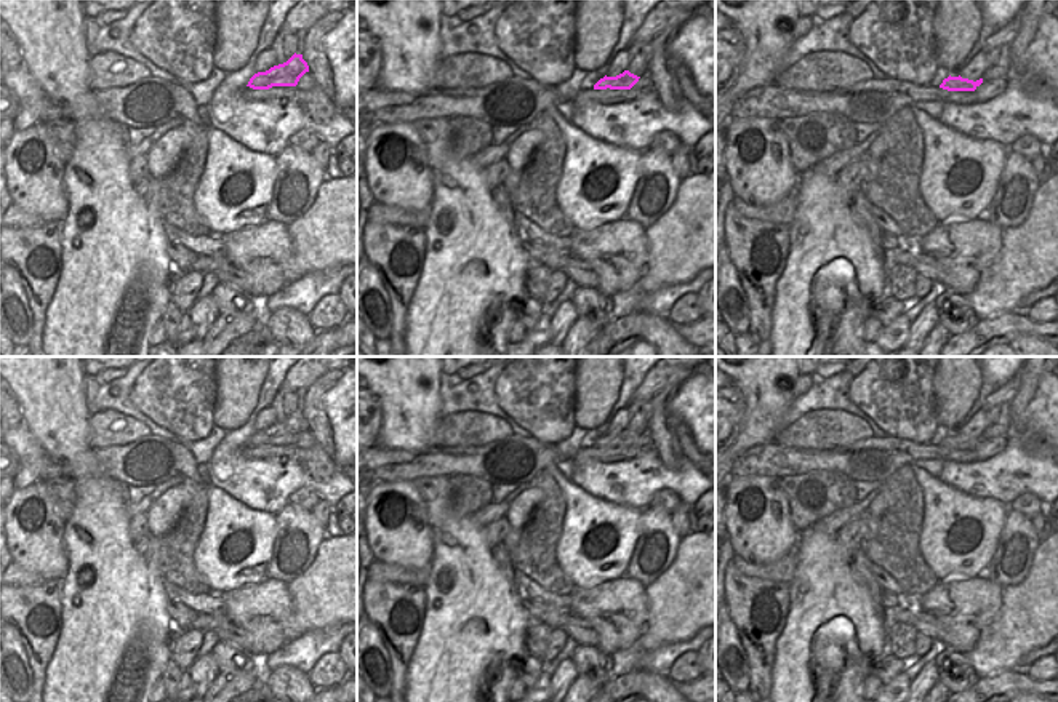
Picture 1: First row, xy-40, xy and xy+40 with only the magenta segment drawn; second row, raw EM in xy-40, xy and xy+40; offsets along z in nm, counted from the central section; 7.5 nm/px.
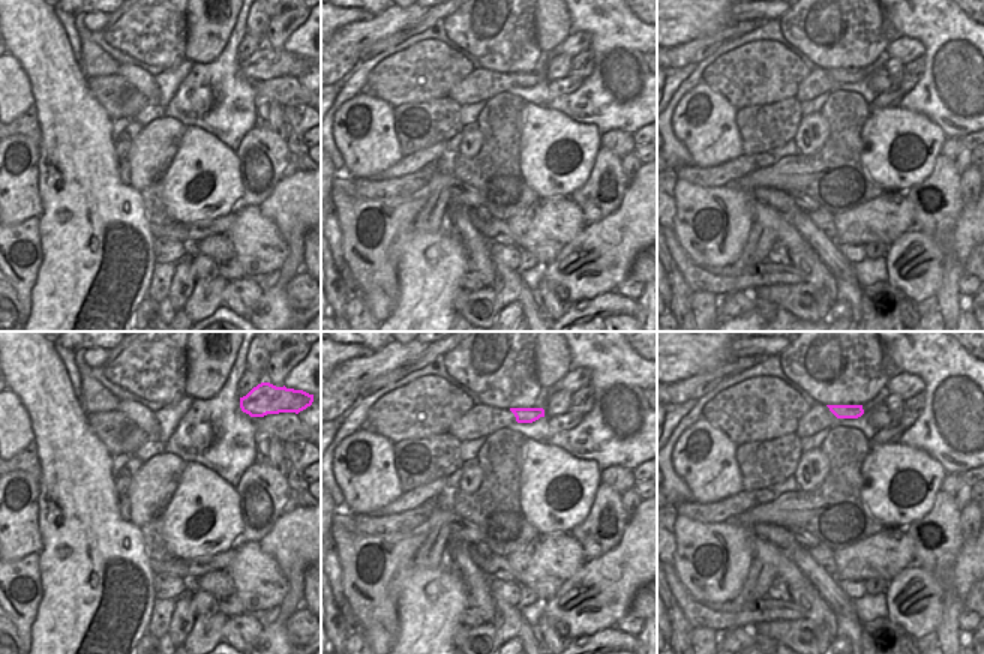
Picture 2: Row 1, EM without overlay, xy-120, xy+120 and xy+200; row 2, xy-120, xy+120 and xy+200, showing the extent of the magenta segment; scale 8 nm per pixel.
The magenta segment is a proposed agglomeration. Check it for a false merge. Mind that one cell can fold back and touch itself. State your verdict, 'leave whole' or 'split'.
leave whole

